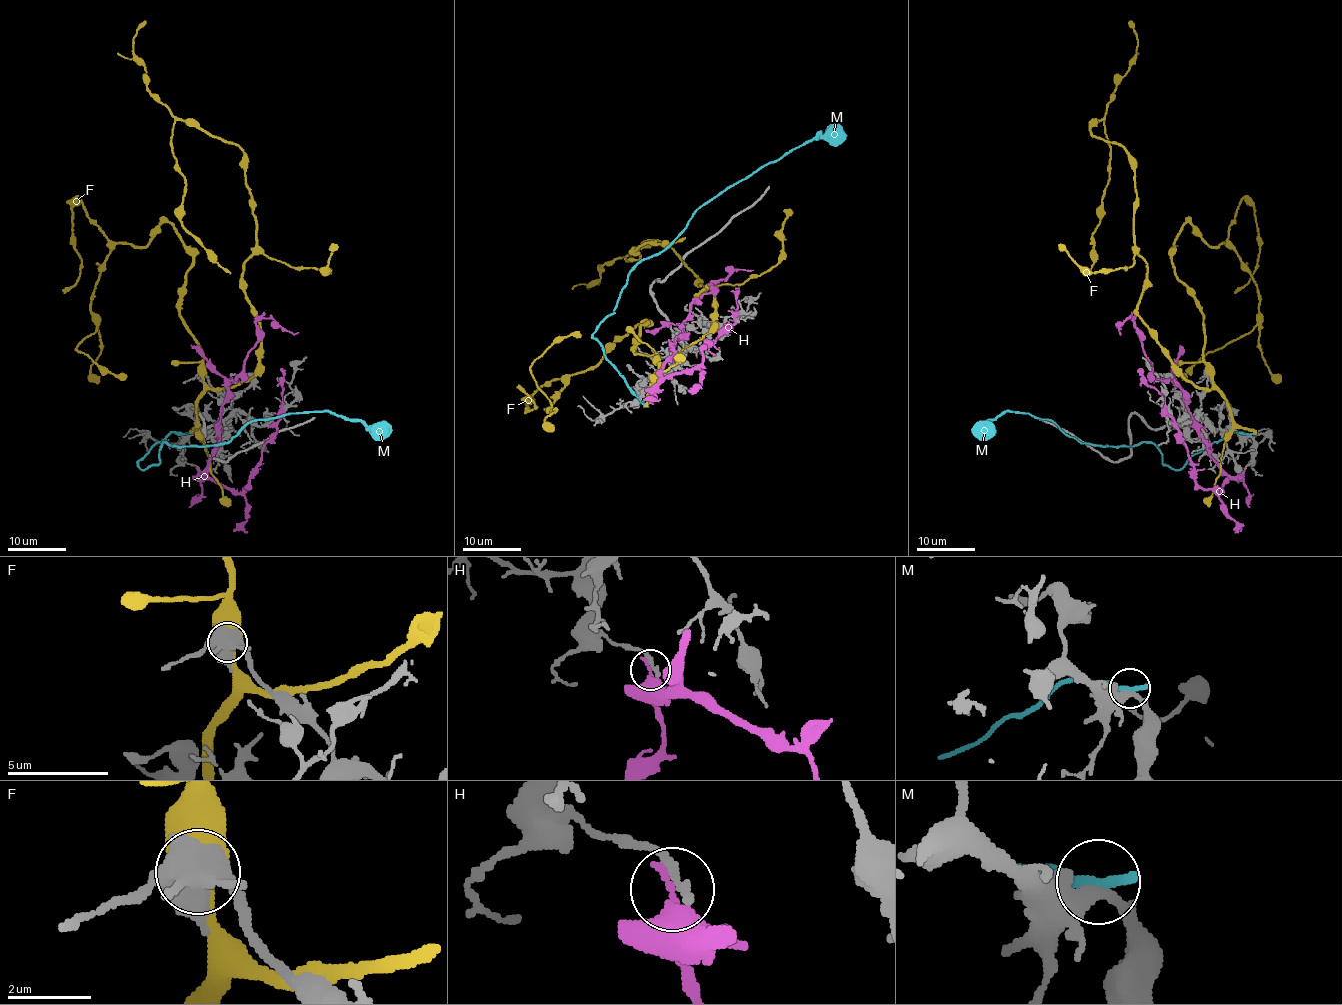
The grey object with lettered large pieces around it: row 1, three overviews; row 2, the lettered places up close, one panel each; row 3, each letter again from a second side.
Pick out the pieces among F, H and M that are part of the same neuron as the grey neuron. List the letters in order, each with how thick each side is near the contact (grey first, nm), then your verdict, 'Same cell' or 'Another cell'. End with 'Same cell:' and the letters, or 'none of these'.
F: Thickness 600 nm (grey) against 550 nm. Another cell
H: Thickness 280 nm (grey) against 360 nm. Another cell
M: Thickness 360 nm (grey) against 240 nm. Another cell
Same cell: none of these

